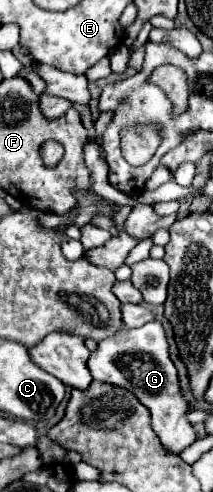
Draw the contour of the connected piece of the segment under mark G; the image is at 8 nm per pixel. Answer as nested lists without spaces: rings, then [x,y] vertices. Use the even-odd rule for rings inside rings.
[[[154,320],[146,326],[132,330],[122,328],[118,330],[118,334],[104,338],[104,342],[100,342],[96,350],[90,354],[88,370],[94,380],[110,382],[136,394],[136,398],[150,410],[152,428],[158,432],[158,438],[168,452],[178,454],[196,440],[194,428],[186,420],[188,402],[180,396],[176,368],[168,356],[168,342],[160,322]],[[132,360],[136,362],[136,368],[128,368],[128,362]]]

